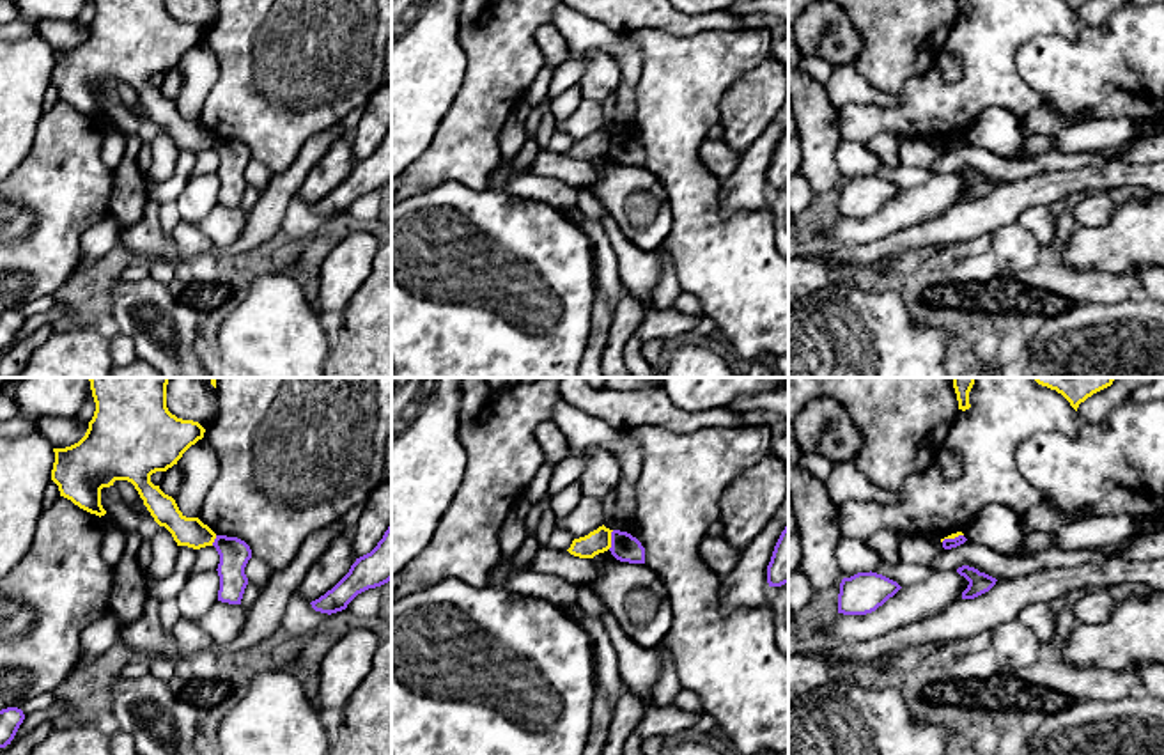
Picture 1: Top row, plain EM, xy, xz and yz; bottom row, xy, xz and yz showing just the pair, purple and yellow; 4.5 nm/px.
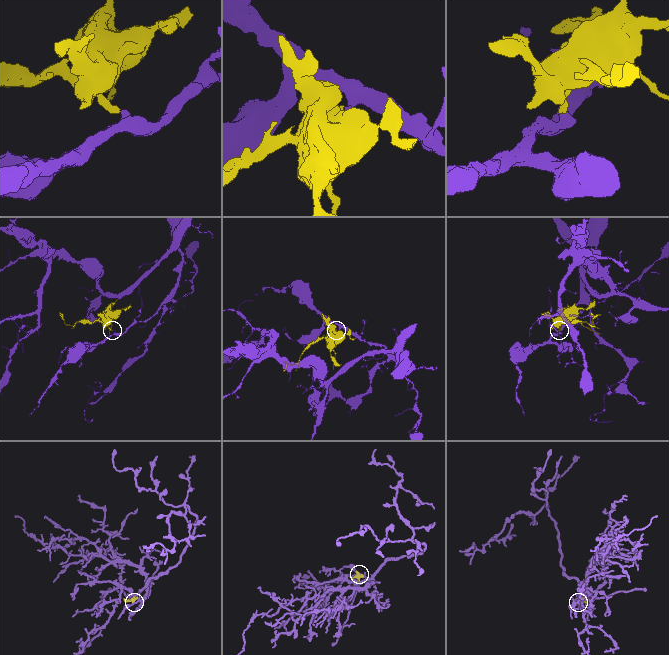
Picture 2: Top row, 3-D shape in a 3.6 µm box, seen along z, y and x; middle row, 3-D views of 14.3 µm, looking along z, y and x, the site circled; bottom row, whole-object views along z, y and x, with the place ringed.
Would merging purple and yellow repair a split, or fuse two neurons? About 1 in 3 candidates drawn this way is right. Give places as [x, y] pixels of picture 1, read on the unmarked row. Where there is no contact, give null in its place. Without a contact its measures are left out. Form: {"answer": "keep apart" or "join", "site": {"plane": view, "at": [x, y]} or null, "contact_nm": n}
{"answer": "keep apart", "site": {"plane": "xz", "at": [612, 142]}, "contact_nm": 90}

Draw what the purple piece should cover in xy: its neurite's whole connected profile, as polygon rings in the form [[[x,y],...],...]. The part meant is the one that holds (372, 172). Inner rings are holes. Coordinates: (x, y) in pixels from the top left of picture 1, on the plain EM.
[[[392,126],[377,149],[356,161],[349,175],[324,198],[312,204],[312,211],[321,216],[337,216],[361,195],[381,190],[392,183]]]

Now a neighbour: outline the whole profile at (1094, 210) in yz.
[[[1095,191],[1070,200],[1068,207],[1077,225],[1102,227],[1111,222],[1118,204],[1107,193]]]

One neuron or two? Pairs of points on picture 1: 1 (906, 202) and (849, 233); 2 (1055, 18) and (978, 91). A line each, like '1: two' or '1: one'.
1: one
2: one

